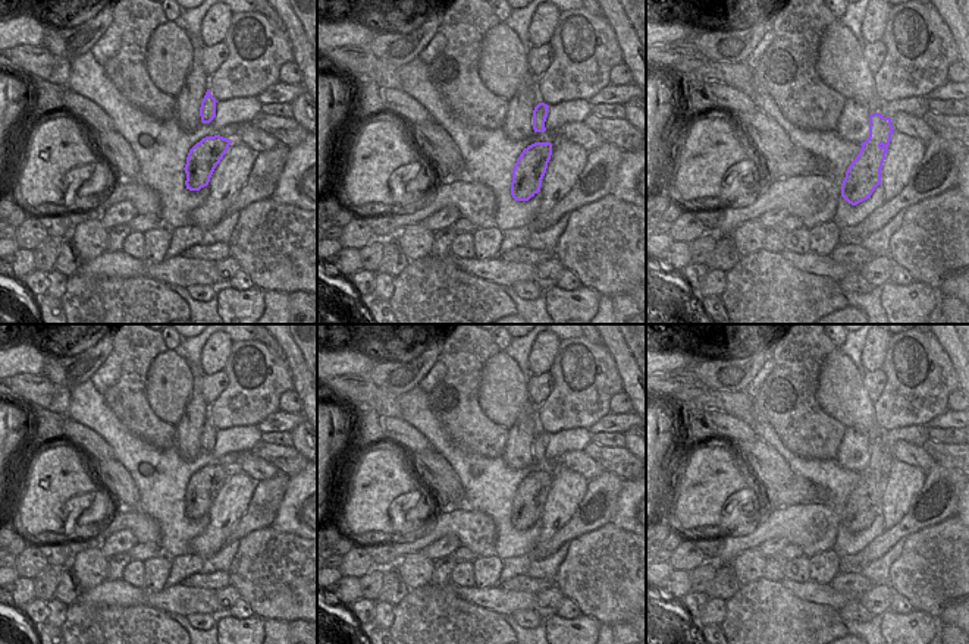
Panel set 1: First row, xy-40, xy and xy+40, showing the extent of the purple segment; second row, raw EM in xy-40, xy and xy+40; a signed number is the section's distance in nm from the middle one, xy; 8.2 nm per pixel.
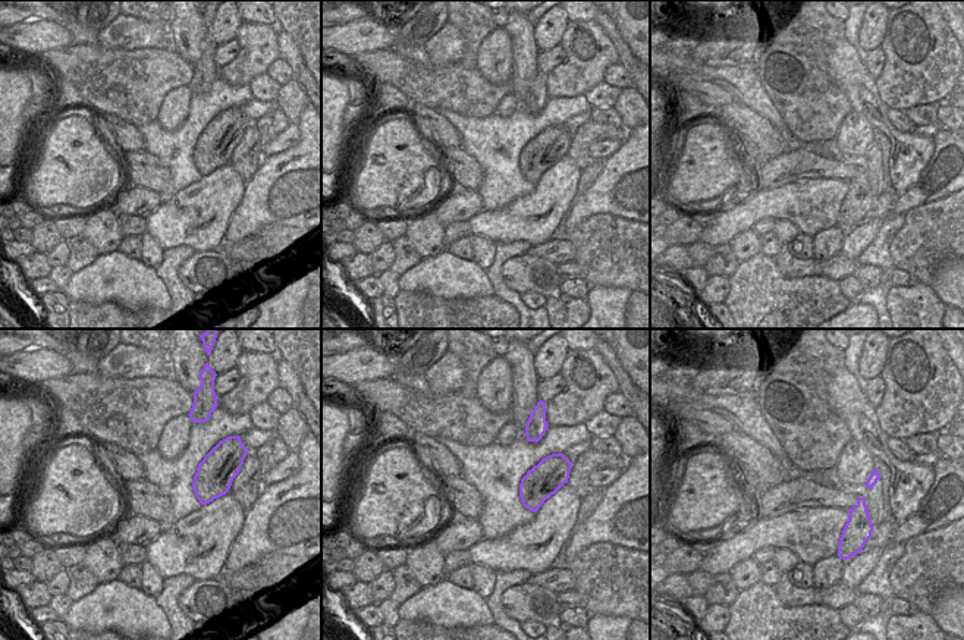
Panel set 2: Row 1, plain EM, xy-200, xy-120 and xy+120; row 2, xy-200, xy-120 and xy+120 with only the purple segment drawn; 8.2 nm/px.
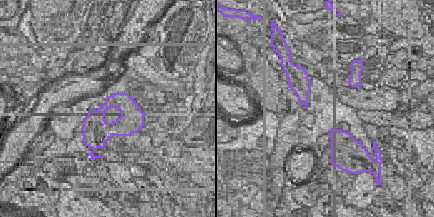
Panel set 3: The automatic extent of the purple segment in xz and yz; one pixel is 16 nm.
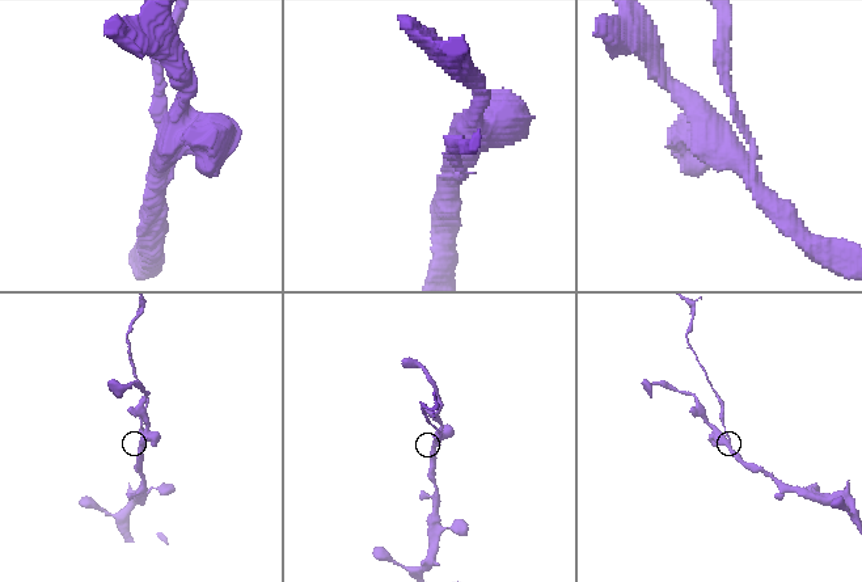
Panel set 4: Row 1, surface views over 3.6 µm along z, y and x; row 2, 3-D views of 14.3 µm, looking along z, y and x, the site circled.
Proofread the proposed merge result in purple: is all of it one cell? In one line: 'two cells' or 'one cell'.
two cells

